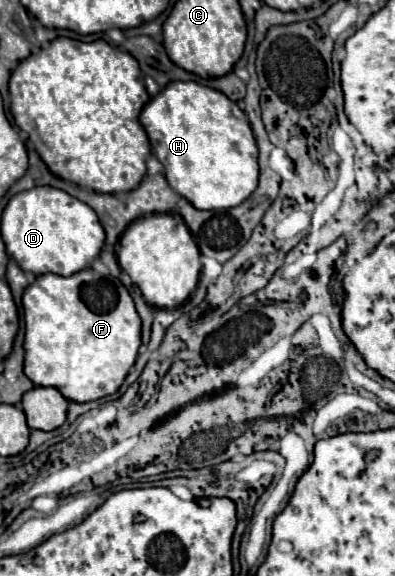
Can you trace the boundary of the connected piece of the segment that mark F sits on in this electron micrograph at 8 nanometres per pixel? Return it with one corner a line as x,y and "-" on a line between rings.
91,267
73,273
71,277
45,273
31,283
23,293
25,315
25,375
33,385
55,387
65,399
85,403
115,393
129,369
133,367
141,343
141,317
127,287
113,279
101,277

